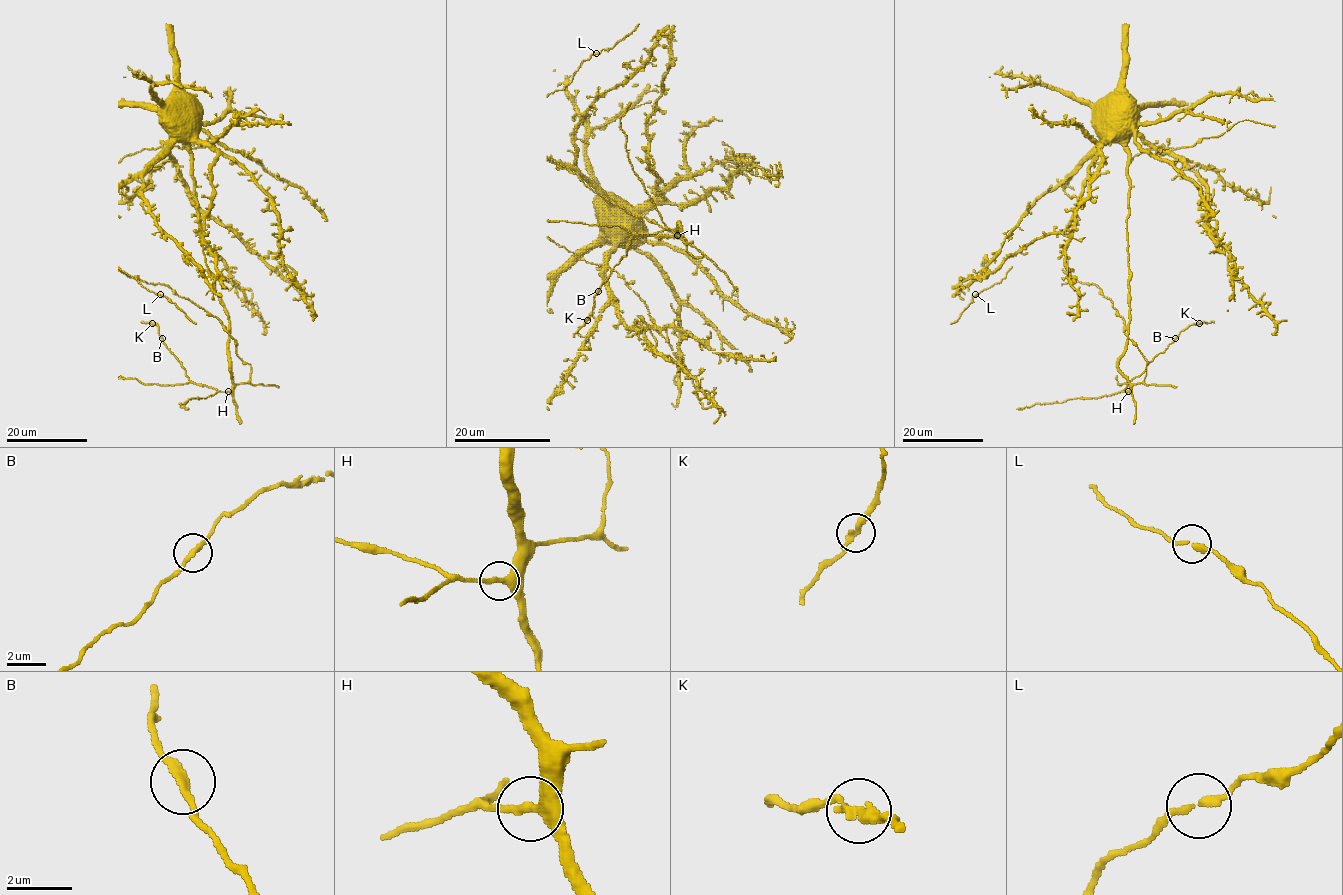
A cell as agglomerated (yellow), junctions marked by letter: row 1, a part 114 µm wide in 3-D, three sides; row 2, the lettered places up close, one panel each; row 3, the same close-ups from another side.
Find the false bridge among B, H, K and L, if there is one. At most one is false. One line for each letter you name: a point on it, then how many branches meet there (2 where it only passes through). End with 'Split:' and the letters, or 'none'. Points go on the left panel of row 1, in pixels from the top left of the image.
Split: none

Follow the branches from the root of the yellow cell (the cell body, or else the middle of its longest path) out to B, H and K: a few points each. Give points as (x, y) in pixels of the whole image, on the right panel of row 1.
B: (1105, 108), (1102, 124), (1127, 153), (1129, 185), (1128, 342), (1118, 364), (1129, 390), (1123, 391), (1175, 338)
H: (1105, 108), (1102, 124), (1127, 153), (1129, 322), (1127, 349), (1118, 371), (1129, 384), (1128, 391)
K: (1105, 108), (1102, 124), (1127, 153), (1129, 185), (1123, 391), (1200, 323)

